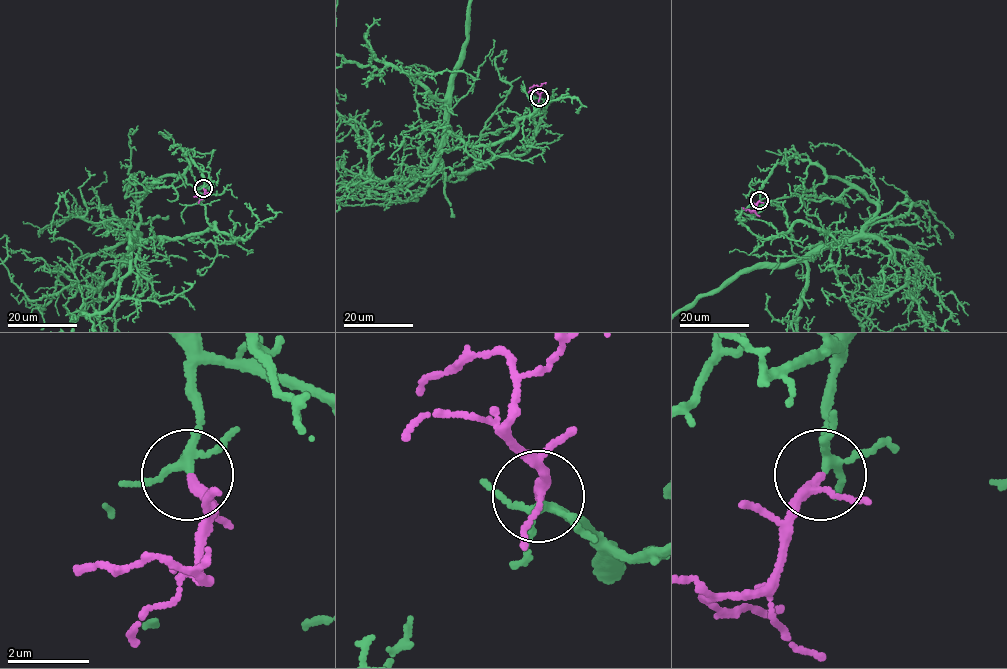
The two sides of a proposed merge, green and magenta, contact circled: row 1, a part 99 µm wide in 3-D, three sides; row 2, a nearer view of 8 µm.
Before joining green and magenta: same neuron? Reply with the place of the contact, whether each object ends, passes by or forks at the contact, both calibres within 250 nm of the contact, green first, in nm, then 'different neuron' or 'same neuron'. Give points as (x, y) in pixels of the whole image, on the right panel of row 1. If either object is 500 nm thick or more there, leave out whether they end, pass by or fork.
place (759, 200); green forks; magenta passes by; calibres 160 and 180 nm; same neuron

